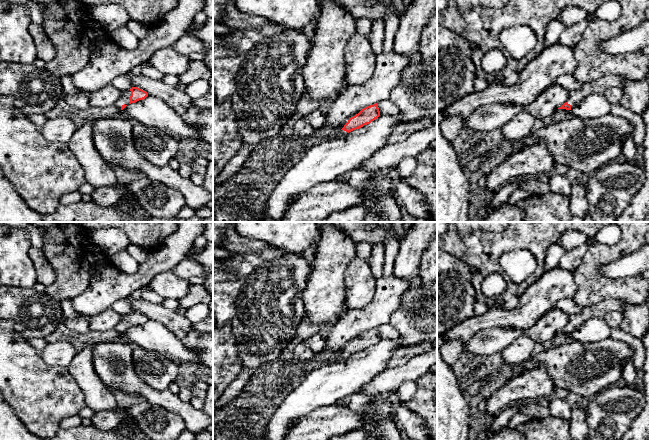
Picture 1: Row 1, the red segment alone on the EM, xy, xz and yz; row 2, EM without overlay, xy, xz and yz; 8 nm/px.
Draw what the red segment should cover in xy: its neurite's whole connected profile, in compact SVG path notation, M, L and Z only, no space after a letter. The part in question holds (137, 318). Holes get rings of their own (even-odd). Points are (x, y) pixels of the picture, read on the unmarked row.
M132 311L130 314L122 315L121 322L115 329L123 334L128 328L143 324L148 320L148 317L138 311Z

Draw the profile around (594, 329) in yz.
M592 317L576 327L571 336L581 343L592 343L605 340L611 336L612 328L603 317Z

